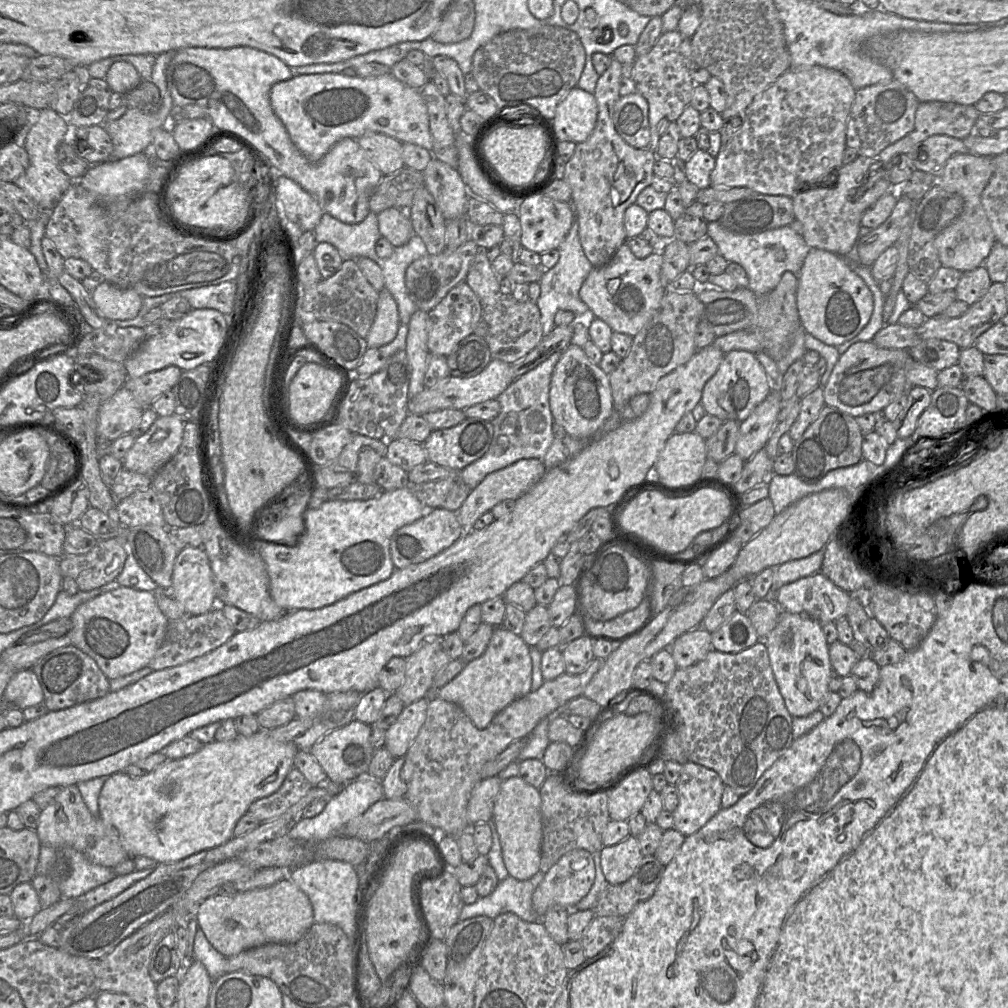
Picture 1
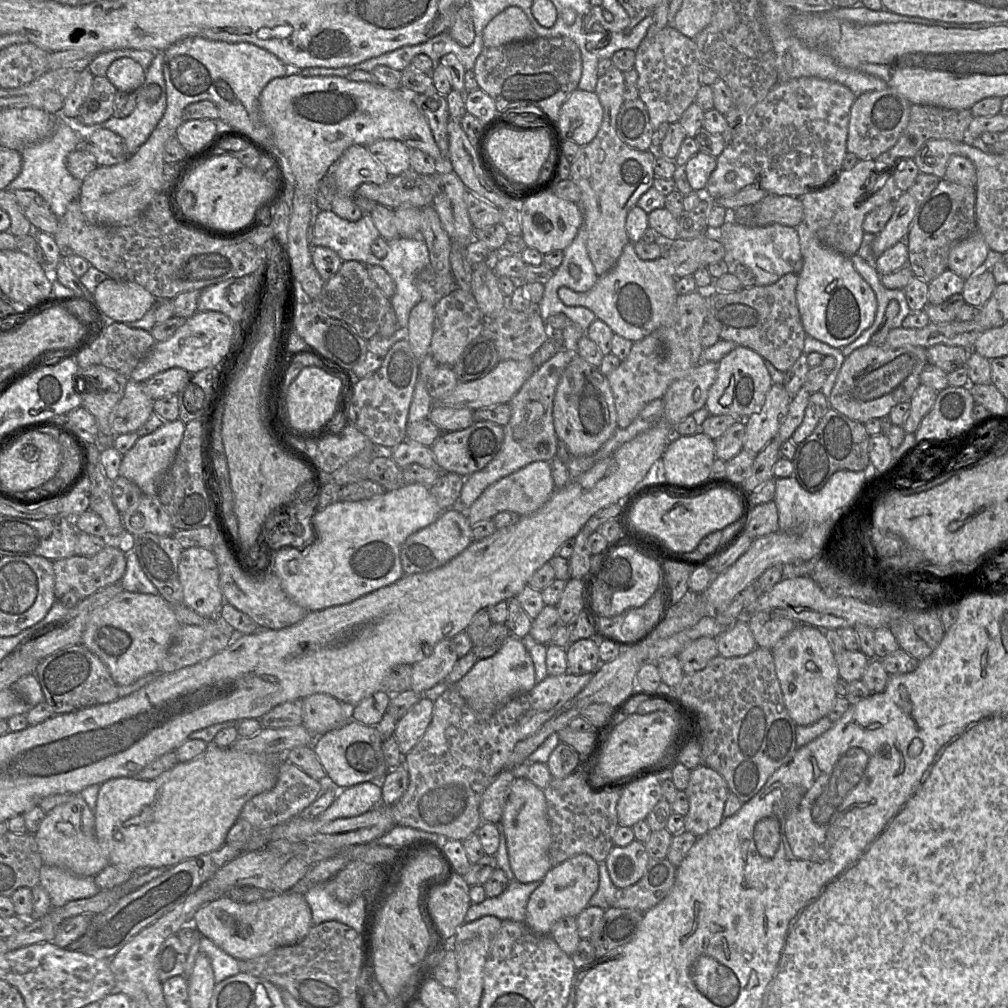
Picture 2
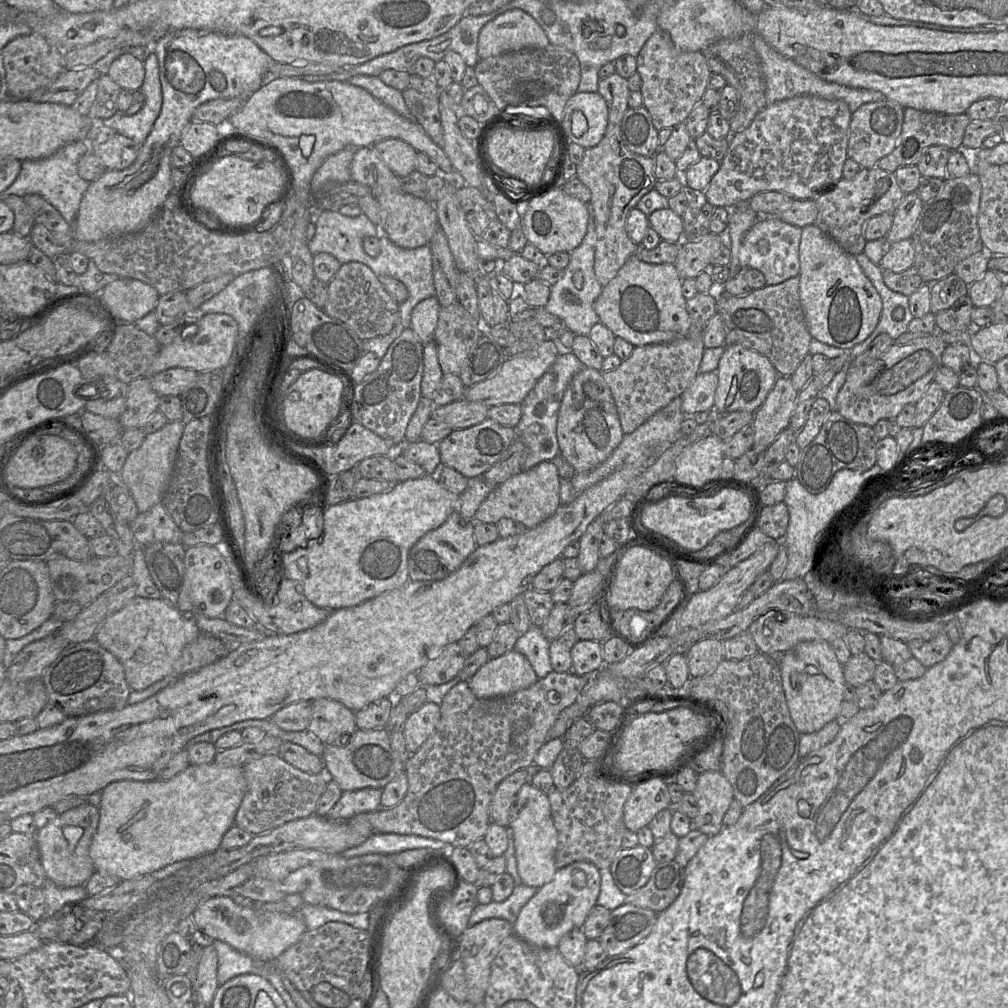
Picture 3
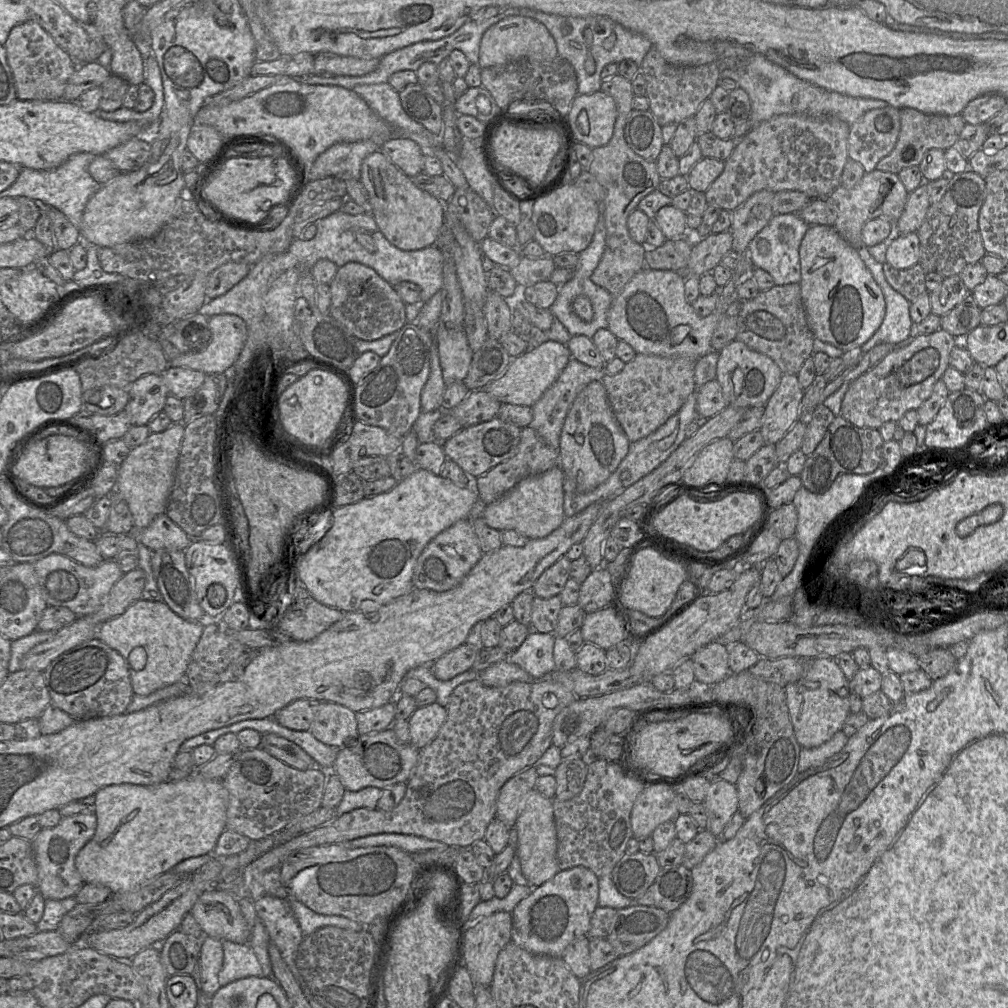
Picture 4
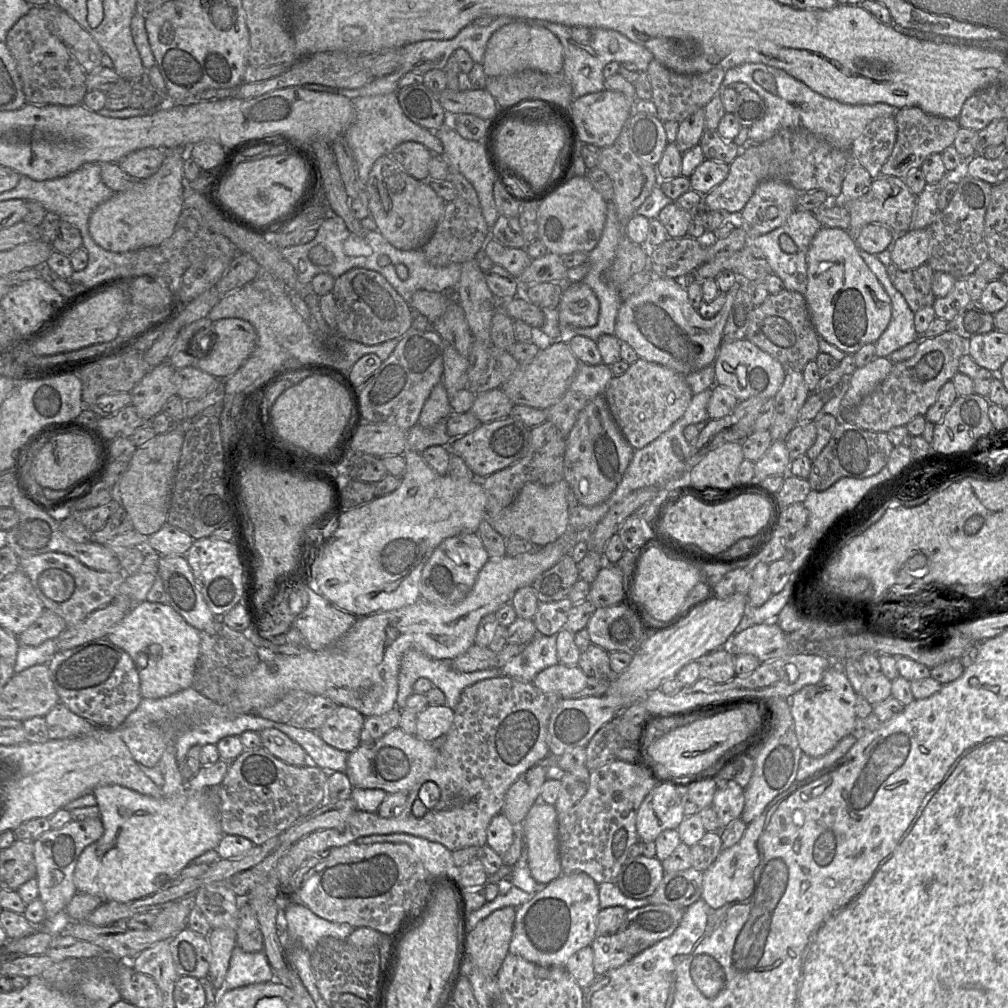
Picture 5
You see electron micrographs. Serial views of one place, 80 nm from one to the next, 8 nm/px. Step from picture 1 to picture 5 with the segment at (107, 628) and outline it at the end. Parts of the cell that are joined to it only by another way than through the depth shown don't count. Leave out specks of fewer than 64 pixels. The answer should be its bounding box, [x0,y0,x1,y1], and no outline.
[106,601,201,699]

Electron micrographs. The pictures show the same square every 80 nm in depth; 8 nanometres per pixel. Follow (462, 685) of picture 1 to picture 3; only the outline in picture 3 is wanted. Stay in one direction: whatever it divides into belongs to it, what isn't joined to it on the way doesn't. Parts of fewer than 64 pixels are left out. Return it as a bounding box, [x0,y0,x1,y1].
[468,649,537,699]

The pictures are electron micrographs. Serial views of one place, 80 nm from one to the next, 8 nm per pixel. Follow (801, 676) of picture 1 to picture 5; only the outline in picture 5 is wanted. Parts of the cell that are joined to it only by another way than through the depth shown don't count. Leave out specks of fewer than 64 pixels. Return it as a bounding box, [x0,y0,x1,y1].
[790,663,858,757]

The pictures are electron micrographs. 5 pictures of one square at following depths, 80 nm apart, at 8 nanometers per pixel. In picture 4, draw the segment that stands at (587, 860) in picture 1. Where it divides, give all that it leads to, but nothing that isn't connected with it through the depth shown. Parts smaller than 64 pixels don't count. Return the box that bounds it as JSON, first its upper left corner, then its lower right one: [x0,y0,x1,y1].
[512,866,599,957]

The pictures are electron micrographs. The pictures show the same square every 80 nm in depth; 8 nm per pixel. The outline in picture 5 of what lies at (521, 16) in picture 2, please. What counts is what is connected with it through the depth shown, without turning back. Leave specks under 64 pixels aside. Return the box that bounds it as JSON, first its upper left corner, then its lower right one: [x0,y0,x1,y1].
[482,21,563,77]

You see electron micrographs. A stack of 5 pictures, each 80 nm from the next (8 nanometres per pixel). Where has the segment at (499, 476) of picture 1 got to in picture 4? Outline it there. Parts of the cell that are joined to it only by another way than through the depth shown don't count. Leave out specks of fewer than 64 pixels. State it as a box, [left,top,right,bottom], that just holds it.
[482,465,566,539]

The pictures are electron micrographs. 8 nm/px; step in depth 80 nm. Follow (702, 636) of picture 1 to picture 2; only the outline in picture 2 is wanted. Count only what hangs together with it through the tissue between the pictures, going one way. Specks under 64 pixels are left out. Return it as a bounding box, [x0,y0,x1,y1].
[677,637,718,674]

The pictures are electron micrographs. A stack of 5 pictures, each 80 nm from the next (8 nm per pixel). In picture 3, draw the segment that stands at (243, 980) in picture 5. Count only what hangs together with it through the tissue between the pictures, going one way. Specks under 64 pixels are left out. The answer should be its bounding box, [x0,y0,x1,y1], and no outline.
[193,934,258,985]

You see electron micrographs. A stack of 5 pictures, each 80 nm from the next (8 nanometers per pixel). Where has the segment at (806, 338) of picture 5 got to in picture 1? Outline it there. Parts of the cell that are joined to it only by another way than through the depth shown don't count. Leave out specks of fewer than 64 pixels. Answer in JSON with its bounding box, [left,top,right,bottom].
[694,271,801,362]

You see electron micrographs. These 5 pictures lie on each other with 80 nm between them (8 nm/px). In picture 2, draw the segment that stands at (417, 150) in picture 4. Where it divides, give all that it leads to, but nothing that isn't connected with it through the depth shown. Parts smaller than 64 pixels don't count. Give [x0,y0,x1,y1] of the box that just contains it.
[366,139,411,176]

